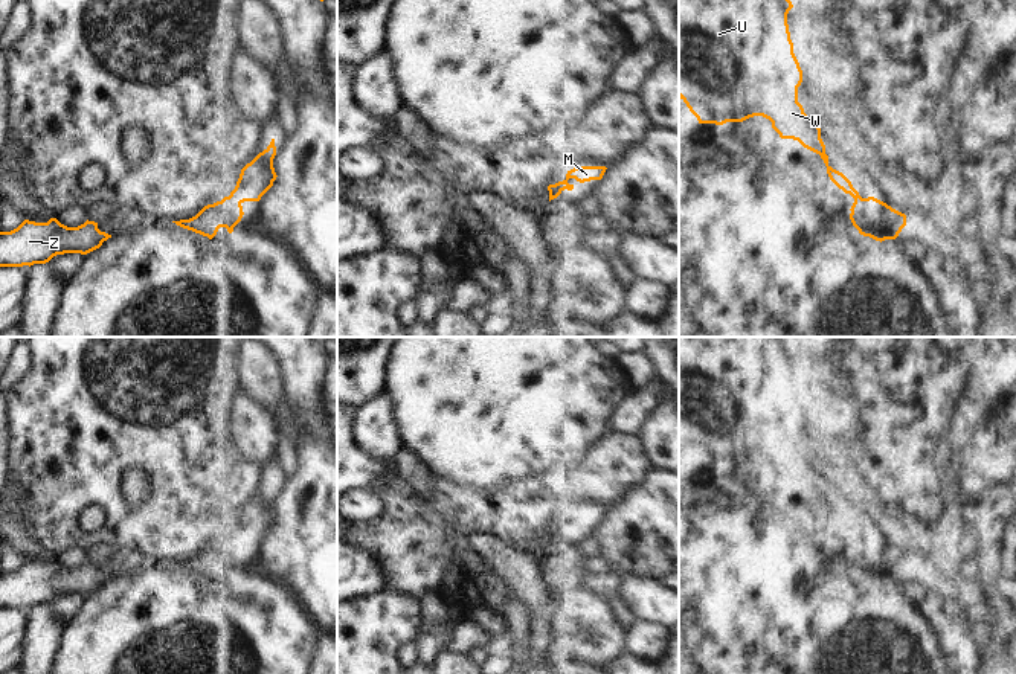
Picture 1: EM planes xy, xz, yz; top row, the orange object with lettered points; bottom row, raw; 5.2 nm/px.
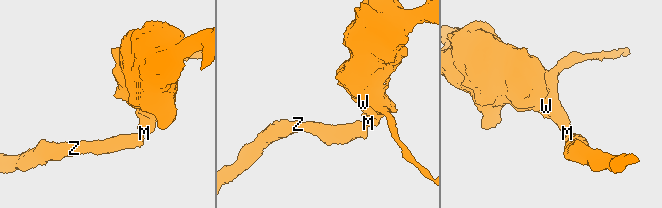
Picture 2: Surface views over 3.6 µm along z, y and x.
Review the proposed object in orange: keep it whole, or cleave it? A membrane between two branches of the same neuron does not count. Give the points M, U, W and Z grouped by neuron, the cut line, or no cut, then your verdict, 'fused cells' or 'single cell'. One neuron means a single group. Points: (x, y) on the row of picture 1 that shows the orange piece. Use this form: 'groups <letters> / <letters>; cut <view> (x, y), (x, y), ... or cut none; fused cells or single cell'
groups M U W Z; cut none; single cell

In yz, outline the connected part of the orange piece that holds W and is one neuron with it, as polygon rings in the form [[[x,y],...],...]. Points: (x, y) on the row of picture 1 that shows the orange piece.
[[[679,0],[679,98],[699,124],[723,125],[726,122],[743,122],[754,116],[769,119],[781,139],[798,140],[804,148],[821,156],[830,180],[854,198],[850,220],[860,235],[880,242],[895,239],[906,226],[906,215],[874,197],[862,198],[851,181],[828,165],[821,128],[798,102],[802,70],[793,53],[787,24],[787,14],[792,8],[790,0]]]

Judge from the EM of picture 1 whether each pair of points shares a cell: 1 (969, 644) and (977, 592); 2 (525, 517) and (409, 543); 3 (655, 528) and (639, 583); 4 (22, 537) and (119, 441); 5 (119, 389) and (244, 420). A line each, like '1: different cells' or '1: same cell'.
1: different cells
2: same cell
3: different cells
4: different cells
5: different cells

